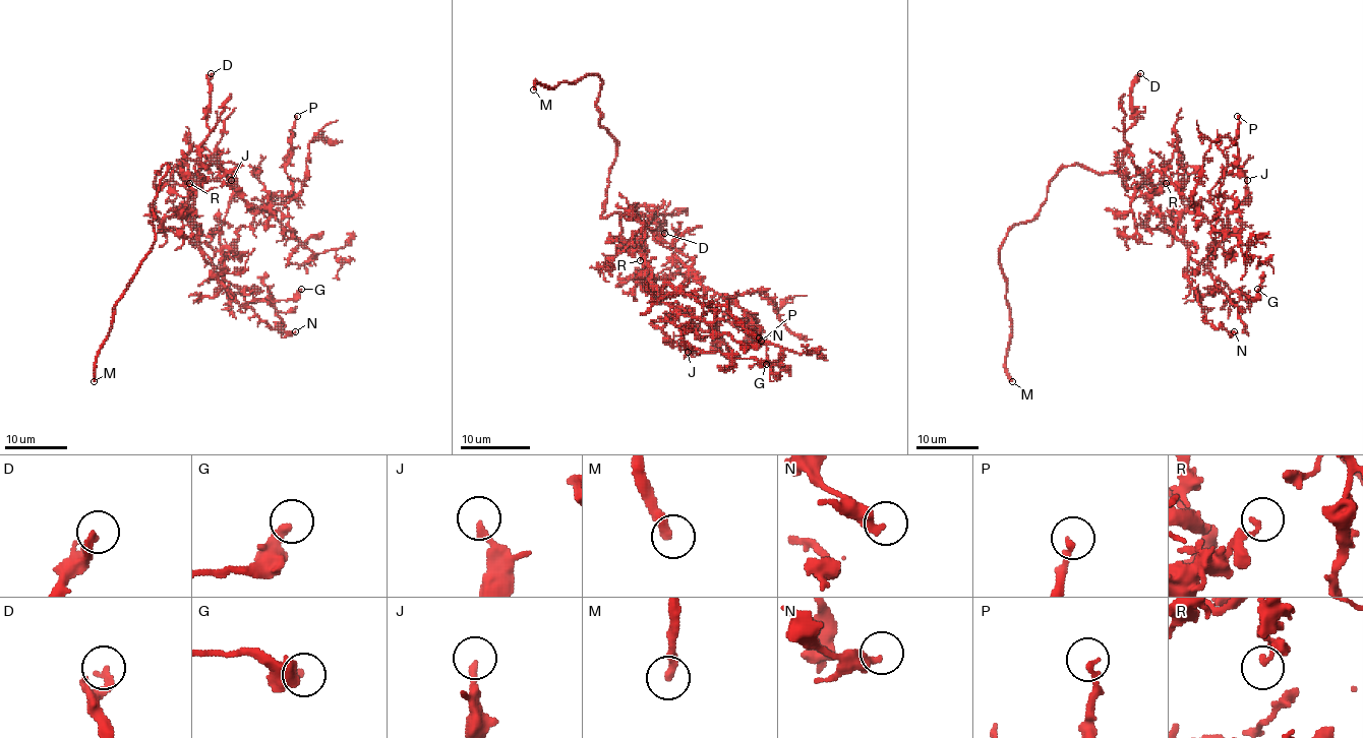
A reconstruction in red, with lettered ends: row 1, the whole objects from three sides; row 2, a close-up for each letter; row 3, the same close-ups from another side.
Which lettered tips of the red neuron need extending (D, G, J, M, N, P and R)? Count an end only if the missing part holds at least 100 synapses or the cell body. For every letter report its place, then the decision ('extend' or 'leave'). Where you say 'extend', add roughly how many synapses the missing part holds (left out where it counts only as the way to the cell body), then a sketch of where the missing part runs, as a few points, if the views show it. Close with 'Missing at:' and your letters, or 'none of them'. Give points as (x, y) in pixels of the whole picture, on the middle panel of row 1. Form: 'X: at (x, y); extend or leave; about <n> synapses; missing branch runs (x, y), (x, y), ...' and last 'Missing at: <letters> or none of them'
D: at (664, 233); leave
G: at (766, 364); leave
J: at (688, 352); leave
M: at (533, 89); extend; missing branch runs (533, 89), (532, 98), (516, 114), (509, 114), (508, 121)
N: at (759, 337); leave
P: at (761, 341); leave
R: at (640, 260); leave
Missing at: M

